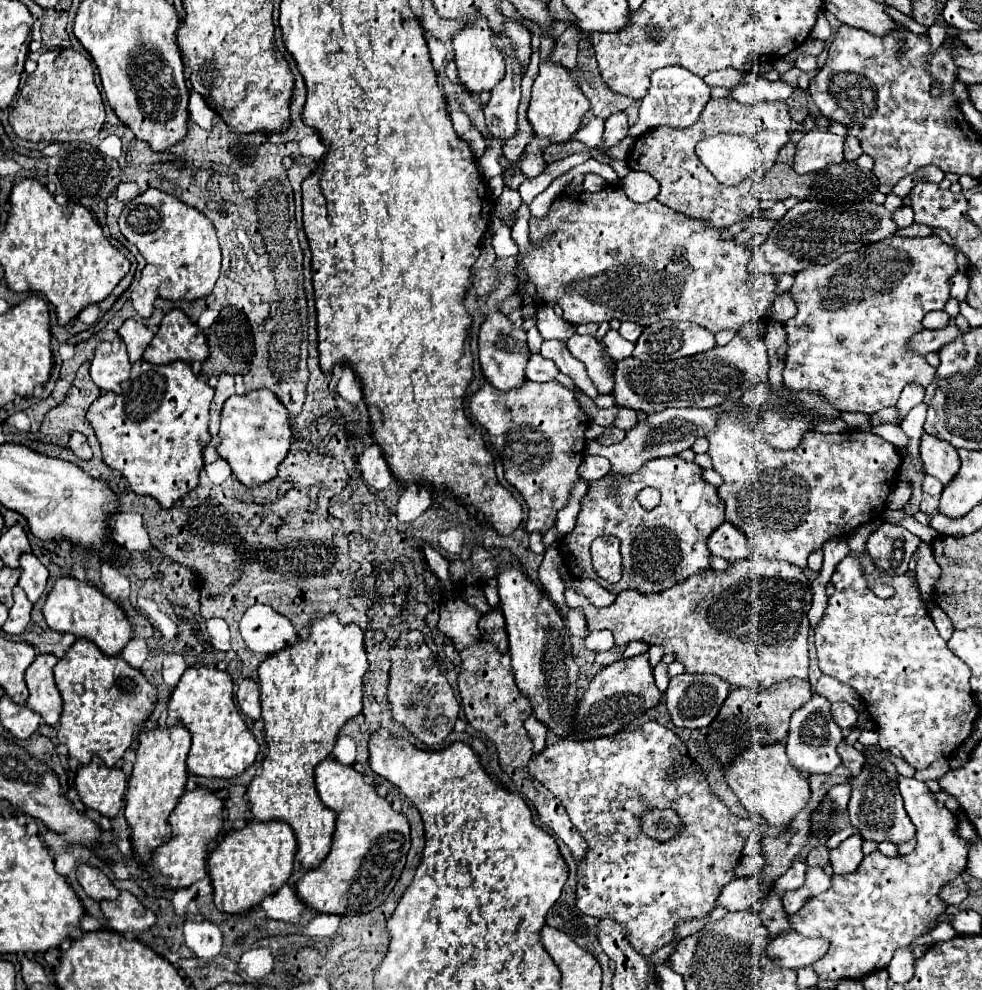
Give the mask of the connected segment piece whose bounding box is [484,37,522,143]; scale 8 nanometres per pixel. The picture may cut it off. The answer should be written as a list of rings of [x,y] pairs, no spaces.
[[[502,37],[496,41],[496,45],[506,53],[506,75],[492,89],[492,97],[484,107],[484,115],[486,115],[488,133],[494,139],[504,143],[518,135],[516,115],[518,115],[518,103],[520,103],[522,75],[516,75],[516,71],[512,71],[512,47],[508,47],[508,41]]]

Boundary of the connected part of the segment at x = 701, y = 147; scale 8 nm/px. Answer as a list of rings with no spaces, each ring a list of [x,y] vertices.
[[[718,133],[696,145],[696,155],[724,185],[736,185],[762,165],[762,151],[748,135]]]

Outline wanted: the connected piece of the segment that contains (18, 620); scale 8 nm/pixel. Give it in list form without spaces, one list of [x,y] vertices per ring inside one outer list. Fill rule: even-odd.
[[[16,585],[14,587],[14,605],[12,605],[10,615],[8,615],[8,621],[4,623],[2,629],[6,633],[10,633],[10,635],[22,633],[28,627],[28,623],[30,623],[30,611],[32,611],[32,603],[24,595],[24,591]]]

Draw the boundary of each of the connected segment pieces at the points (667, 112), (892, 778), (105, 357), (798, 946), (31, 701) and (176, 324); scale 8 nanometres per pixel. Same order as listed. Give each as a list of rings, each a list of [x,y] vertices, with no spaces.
[[[678,65],[656,69],[650,75],[650,89],[642,99],[638,123],[630,127],[630,135],[638,137],[648,129],[660,127],[660,125],[690,127],[700,117],[700,111],[708,101],[710,101],[710,87],[698,75],[692,75],[692,71],[686,71],[684,67],[678,67]]]
[[[866,759],[866,767],[858,777],[852,777],[852,799],[848,803],[850,823],[866,841],[890,841],[894,845],[906,843],[916,837],[916,827],[912,825],[902,797],[896,787],[896,769],[890,761],[884,759]]]
[[[106,341],[96,347],[90,365],[90,377],[102,393],[120,393],[120,383],[130,377],[130,361],[122,341]]]
[[[790,929],[780,933],[778,937],[770,939],[766,953],[768,957],[786,969],[800,969],[812,965],[828,951],[826,939],[810,939],[800,935],[798,931]]]
[[[36,655],[34,663],[26,669],[26,685],[30,691],[26,707],[40,713],[46,725],[56,725],[62,713],[62,699],[52,675],[56,663],[56,655]]]
[[[172,309],[164,315],[160,329],[142,359],[154,365],[168,365],[174,361],[204,361],[208,357],[206,335],[192,323],[182,309]]]

